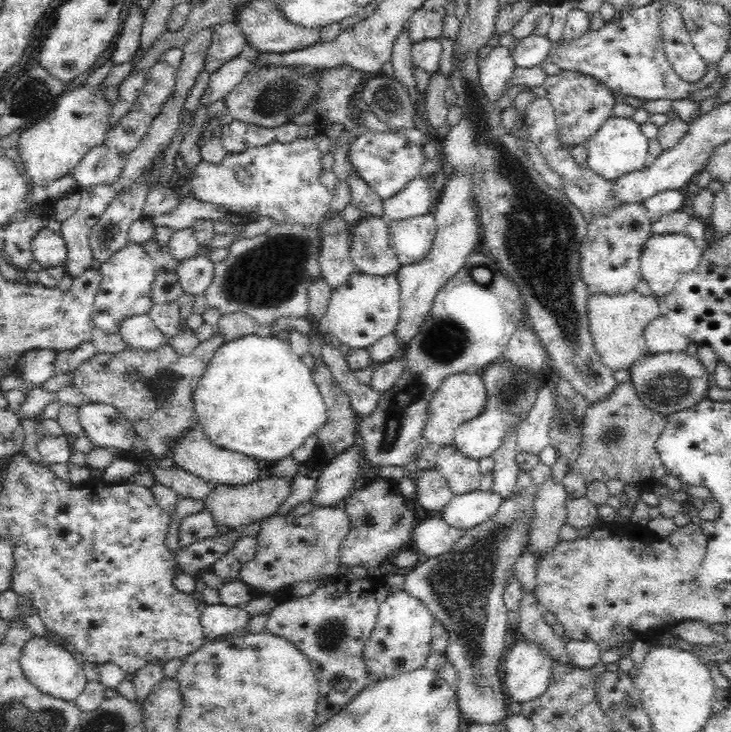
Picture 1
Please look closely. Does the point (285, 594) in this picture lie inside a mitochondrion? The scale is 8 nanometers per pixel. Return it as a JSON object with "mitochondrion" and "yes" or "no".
{"mitochondrion":"no"}

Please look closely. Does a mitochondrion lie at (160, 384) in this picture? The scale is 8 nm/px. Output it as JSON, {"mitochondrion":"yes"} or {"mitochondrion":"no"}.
{"mitochondrion":"yes"}

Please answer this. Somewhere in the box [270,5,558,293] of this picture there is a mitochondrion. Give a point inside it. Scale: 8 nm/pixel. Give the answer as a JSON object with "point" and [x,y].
{"point":[382,95]}

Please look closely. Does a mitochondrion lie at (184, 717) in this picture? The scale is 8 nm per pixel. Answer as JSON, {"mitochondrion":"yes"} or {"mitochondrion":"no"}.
{"mitochondrion":"no"}

